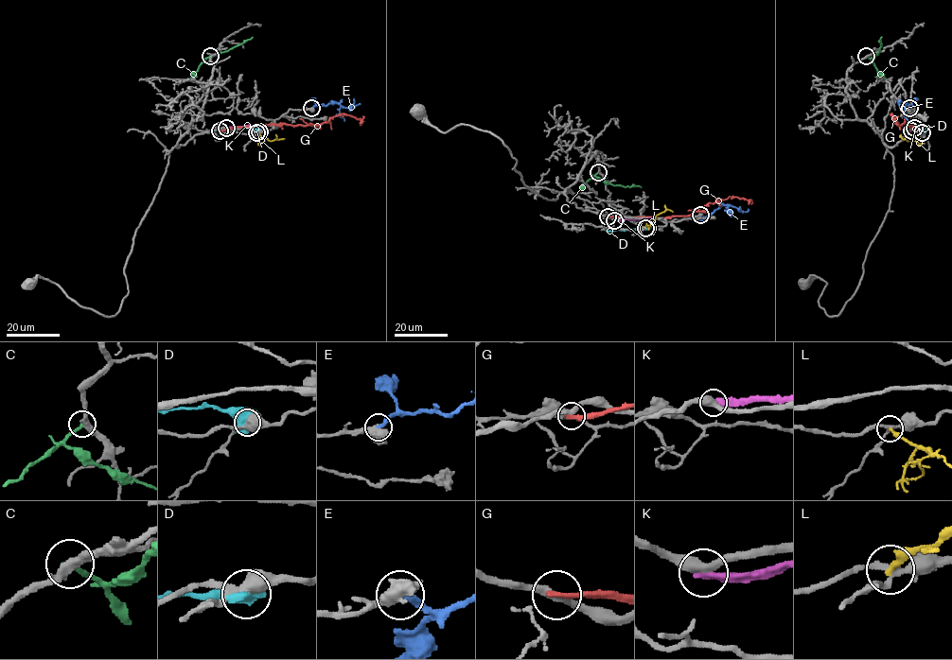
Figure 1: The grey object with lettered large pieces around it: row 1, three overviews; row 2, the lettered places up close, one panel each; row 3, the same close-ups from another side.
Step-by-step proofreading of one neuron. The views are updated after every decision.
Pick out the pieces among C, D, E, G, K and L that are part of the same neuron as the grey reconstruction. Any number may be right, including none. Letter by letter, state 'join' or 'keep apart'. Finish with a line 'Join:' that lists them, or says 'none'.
C: keep apart
D: keep apart
E: join
G: keep apart
K: keep apart
L: keep apart
Join: E

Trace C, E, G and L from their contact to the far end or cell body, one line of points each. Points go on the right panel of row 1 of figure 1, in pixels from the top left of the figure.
C: (866, 56), (872, 58), (880, 50), (882, 37)
E: (909, 108), (911, 106), (899, 102), (901, 107), (906, 105), (903, 104)
G: (911, 130), (911, 125), (898, 125), (891, 113), (894, 120), (898, 116)
L: (922, 132), (908, 141), (906, 139)

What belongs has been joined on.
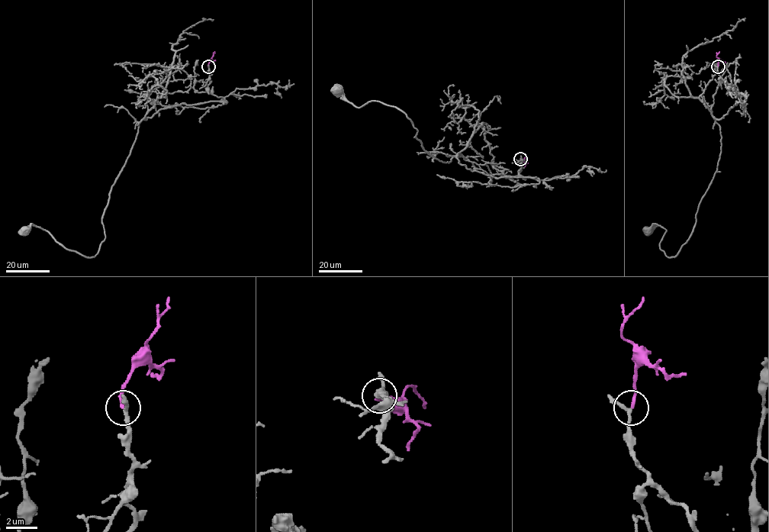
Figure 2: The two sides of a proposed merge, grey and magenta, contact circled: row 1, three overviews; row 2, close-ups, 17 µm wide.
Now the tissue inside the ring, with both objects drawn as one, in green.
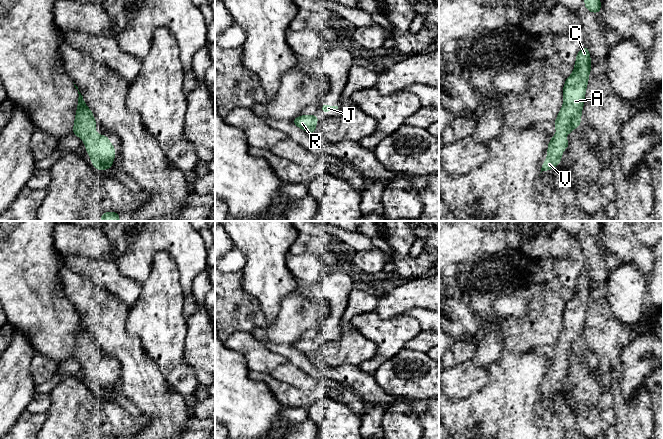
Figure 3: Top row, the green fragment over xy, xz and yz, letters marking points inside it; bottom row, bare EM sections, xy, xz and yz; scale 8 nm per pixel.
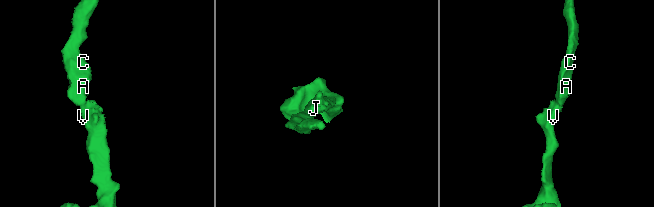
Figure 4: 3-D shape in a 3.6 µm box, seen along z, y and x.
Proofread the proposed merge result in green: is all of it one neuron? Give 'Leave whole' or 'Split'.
Leave whole

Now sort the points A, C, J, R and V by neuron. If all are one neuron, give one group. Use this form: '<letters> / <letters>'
A C J R V

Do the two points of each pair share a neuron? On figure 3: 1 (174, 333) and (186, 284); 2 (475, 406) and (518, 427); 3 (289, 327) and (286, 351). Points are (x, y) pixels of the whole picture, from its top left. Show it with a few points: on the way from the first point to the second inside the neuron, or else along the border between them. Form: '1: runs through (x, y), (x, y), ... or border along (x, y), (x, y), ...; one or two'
1: border along (177, 272), (184, 295); two
2: border along (501, 416), (497, 428); two
3: border along (264, 338), (272, 342), (289, 343), (291, 345); two

